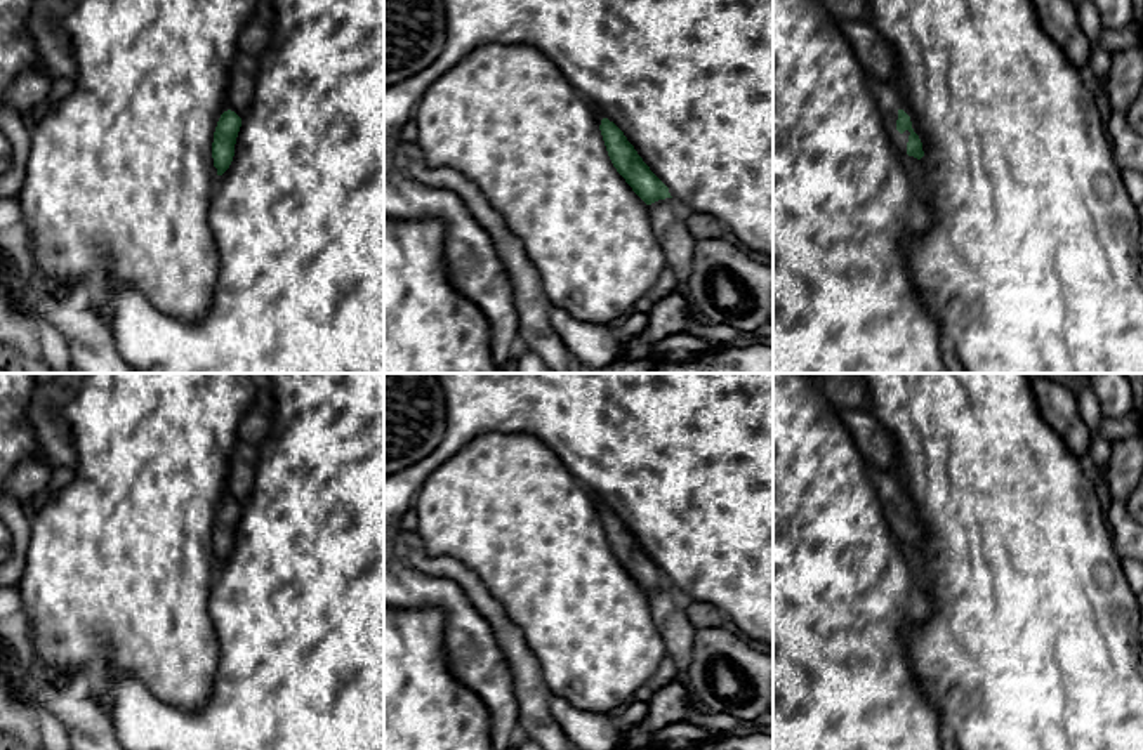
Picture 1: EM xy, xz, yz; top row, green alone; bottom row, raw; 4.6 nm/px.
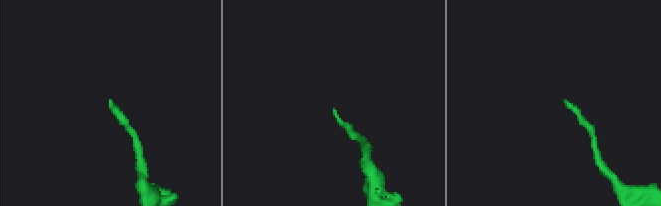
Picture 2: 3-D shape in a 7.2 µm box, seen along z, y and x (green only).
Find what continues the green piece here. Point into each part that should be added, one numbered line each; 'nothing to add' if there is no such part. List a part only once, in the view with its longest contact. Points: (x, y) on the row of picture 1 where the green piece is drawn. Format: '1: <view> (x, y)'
1: yz (898, 141)

